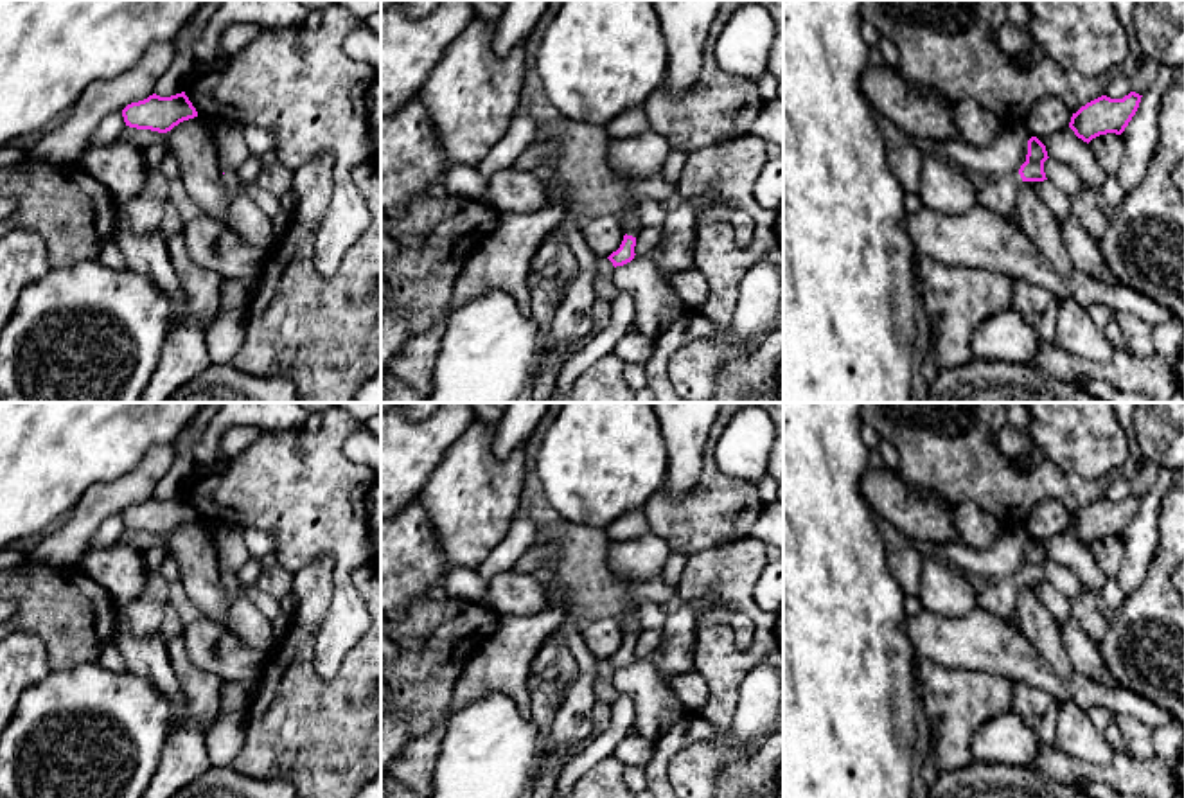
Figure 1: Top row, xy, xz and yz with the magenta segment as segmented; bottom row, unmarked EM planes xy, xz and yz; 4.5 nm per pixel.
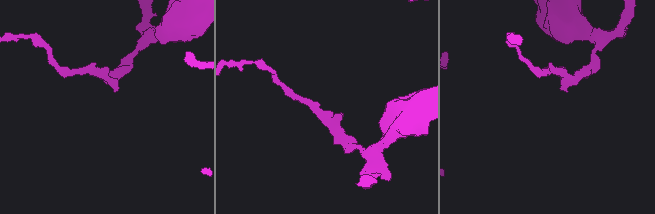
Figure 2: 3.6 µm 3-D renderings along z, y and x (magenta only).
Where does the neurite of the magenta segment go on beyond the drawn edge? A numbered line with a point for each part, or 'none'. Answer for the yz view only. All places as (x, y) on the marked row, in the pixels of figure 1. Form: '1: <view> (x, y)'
1: yz (999, 195)

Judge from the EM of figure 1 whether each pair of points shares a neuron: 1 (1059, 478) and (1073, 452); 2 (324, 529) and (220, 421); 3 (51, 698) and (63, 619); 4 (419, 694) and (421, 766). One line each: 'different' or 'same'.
1: different
2: different
3: different
4: different

